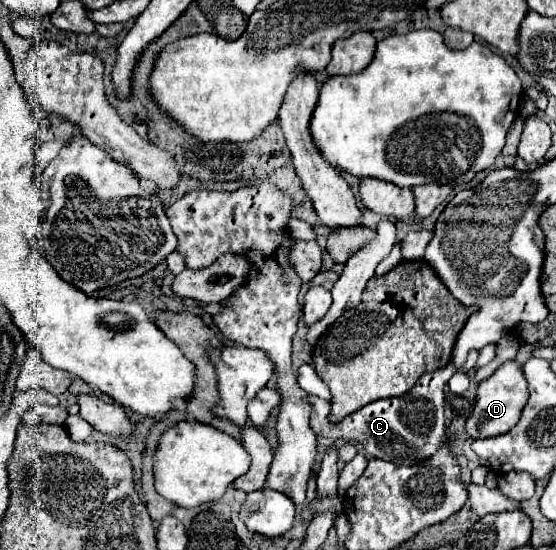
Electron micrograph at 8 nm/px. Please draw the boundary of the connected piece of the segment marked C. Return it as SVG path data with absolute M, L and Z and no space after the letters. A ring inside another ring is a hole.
M448 365L444 369L438 369L434 373L426 373L410 393L404 393L402 397L390 397L372 401L370 405L350 413L338 423L332 423L328 419L330 403L316 395L308 395L308 401L312 405L310 413L310 427L316 435L328 437L334 441L346 441L362 445L364 451L370 457L394 461L396 465L412 465L422 459L428 459L432 453L438 451L438 447L444 441L446 425L444 425L444 385L450 381L450 377L456 373L454 365Z

